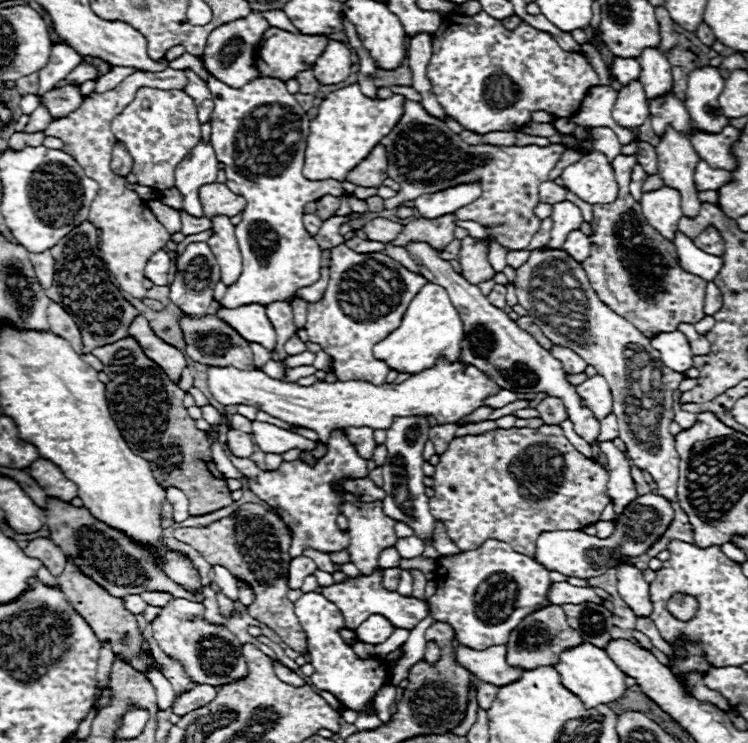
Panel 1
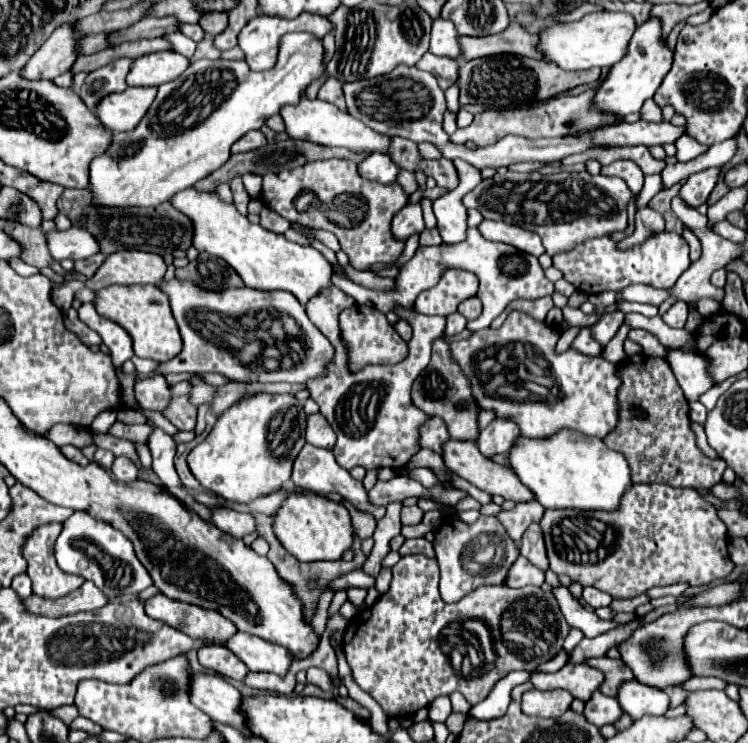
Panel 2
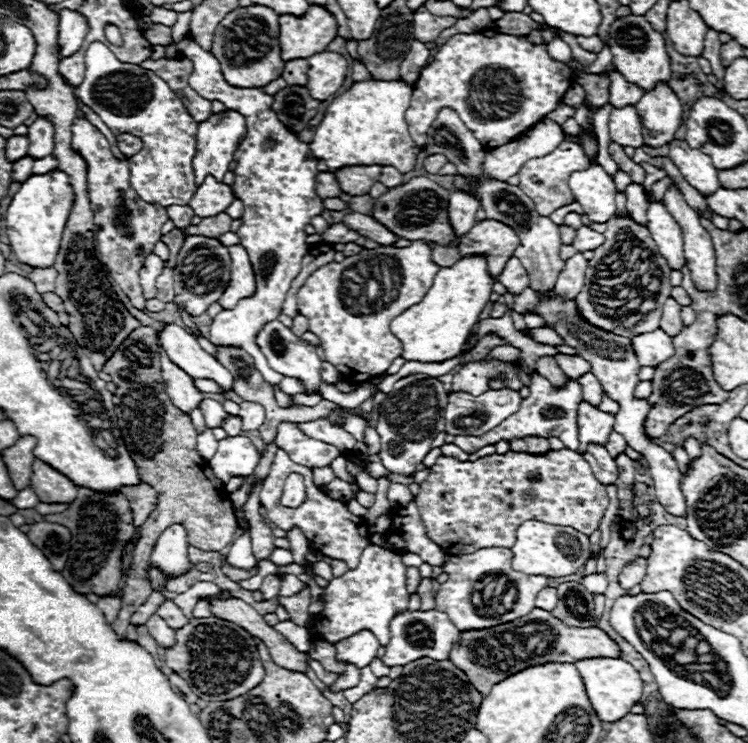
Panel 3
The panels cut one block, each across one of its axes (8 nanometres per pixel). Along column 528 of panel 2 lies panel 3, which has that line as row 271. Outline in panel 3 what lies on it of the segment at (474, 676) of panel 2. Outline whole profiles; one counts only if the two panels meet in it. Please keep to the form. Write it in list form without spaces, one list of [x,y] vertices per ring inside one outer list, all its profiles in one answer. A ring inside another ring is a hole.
[[[612,218],[604,236],[606,242],[594,250],[594,258],[588,262],[586,286],[576,296],[578,312],[588,324],[624,338],[658,330],[662,304],[672,290],[668,262],[658,254],[648,228],[634,224],[632,218]]]

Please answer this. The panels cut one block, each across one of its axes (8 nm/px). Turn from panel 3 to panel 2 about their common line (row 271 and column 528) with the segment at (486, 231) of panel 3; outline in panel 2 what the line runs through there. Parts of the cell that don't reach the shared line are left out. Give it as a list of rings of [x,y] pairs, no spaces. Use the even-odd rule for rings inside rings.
[[[448,440],[444,444],[444,462],[446,466],[466,478],[468,482],[472,482],[474,486],[478,486],[480,490],[488,492],[488,494],[500,494],[504,500],[512,500],[512,502],[532,502],[534,494],[516,478],[516,472],[512,470],[510,464],[496,464],[490,458],[484,458],[476,446],[476,442],[466,442],[466,440]]]

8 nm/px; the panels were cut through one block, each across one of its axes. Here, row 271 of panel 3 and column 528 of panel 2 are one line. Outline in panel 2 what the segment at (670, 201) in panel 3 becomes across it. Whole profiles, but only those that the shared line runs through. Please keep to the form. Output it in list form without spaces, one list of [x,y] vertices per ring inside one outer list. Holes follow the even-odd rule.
[[[528,690],[522,696],[522,712],[540,718],[558,718],[570,708],[572,694],[566,690]]]

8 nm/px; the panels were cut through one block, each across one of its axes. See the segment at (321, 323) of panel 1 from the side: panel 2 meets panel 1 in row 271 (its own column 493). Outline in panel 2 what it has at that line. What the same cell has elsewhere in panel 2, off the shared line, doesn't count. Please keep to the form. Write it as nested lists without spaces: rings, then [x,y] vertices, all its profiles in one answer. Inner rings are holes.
[[[510,312],[502,328],[492,330],[484,328],[474,332],[468,340],[452,342],[452,356],[462,366],[464,374],[472,382],[472,392],[480,408],[492,408],[500,418],[512,418],[518,426],[522,436],[526,438],[550,438],[560,430],[576,430],[584,436],[604,438],[616,426],[616,388],[620,380],[616,376],[616,364],[606,362],[598,356],[586,356],[576,350],[566,350],[562,354],[554,354],[554,344],[558,340],[558,328],[548,326],[546,322],[536,322],[534,318]],[[522,338],[532,338],[522,346]],[[496,386],[496,388],[490,388]]]

